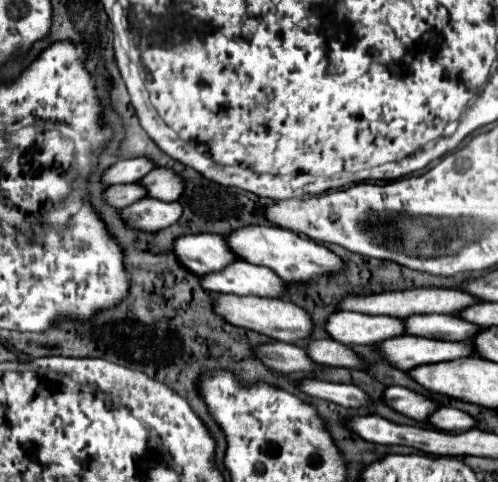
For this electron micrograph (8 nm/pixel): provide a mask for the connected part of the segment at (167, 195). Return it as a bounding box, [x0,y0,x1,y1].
[139,168,185,202]

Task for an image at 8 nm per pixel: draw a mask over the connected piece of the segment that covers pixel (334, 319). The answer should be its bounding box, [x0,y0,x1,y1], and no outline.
[327,310,405,346]

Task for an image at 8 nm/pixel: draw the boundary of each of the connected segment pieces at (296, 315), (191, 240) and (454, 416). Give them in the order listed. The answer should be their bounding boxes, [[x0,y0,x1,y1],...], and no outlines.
[[215,294,313,342],[175,234,239,276],[429,406,477,432]]

